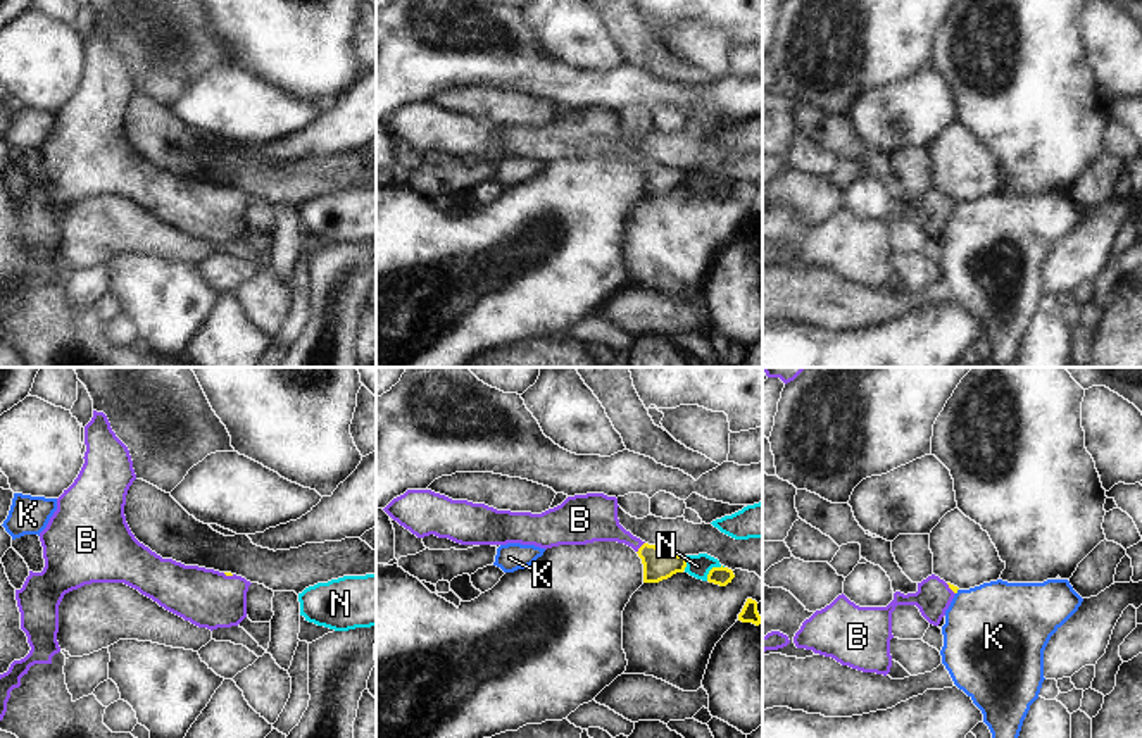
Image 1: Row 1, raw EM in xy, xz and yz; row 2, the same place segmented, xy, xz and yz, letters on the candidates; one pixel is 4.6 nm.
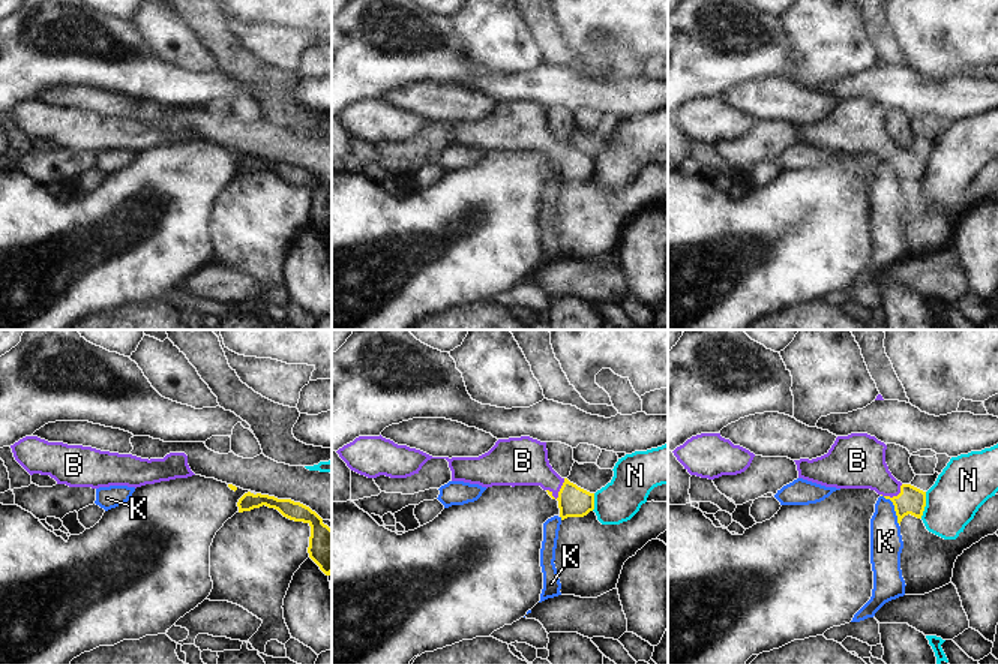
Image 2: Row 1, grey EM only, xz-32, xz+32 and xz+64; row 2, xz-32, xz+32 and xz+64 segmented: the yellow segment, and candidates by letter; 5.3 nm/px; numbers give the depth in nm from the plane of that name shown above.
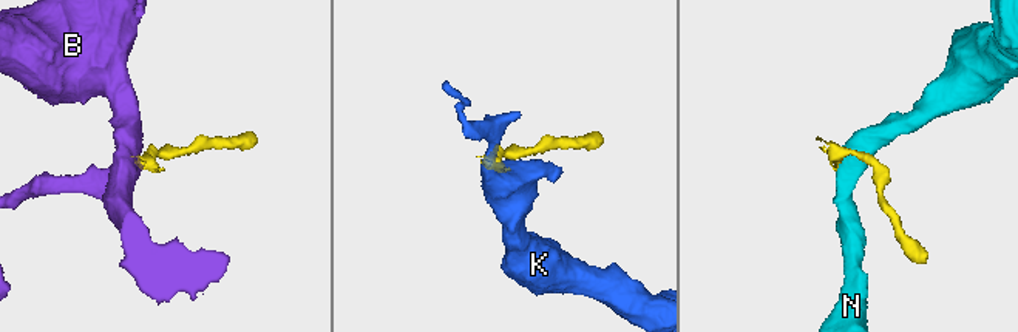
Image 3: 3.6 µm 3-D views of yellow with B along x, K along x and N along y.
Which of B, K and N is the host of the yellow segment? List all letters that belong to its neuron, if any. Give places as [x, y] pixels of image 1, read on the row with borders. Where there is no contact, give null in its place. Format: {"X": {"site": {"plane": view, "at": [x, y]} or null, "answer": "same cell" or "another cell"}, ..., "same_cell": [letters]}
{"B": {"site": {"plane": "xz", "at": [640, 547]}, "answer": "same cell"}, "K": {"site": {"plane": "yz", "at": [956, 592]}, "answer": "another cell"}, "N": {"site": {"plane": "xz", "at": [711, 569]}, "answer": "another cell"}, "same_cell": ["B"]}

